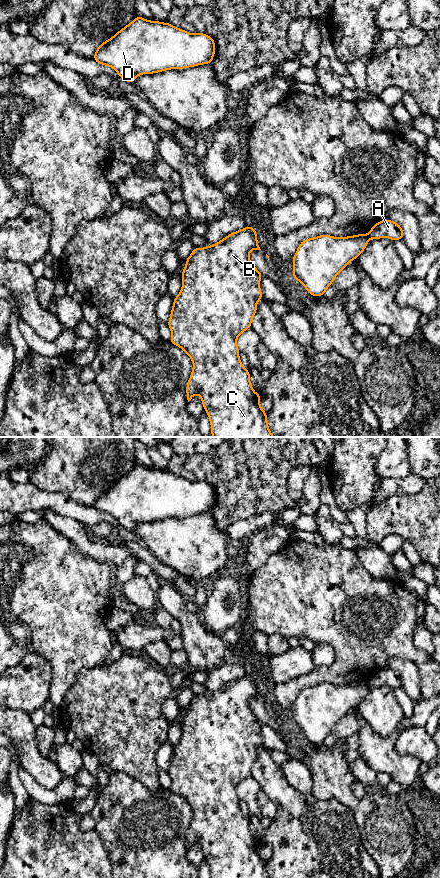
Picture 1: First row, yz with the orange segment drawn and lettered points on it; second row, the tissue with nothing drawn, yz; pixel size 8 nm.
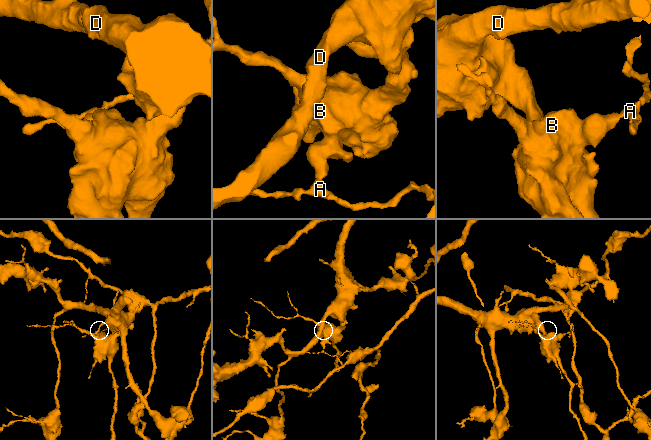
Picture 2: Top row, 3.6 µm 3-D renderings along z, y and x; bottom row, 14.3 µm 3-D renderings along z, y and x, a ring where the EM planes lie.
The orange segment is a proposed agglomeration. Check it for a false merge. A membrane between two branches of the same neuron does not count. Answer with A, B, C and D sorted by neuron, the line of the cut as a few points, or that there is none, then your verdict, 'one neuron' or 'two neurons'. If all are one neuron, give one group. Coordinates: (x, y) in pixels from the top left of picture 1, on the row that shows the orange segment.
A / B C D | yz (366, 234), (369, 238) | two neurons

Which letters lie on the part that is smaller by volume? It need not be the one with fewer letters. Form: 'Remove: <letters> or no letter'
Remove: A

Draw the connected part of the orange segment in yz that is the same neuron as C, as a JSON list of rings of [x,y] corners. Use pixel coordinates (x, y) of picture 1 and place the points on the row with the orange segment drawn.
[[[251,226],[233,232],[213,245],[195,247],[185,260],[182,288],[173,299],[167,323],[171,330],[169,341],[186,352],[192,360],[193,369],[186,386],[187,400],[189,402],[195,394],[200,395],[210,420],[212,437],[274,437],[269,430],[267,413],[260,406],[260,393],[253,390],[250,372],[240,361],[240,351],[236,342],[240,334],[251,328],[252,319],[257,312],[257,302],[263,299],[260,289],[263,274],[249,258],[251,250],[261,250],[257,232]]]

